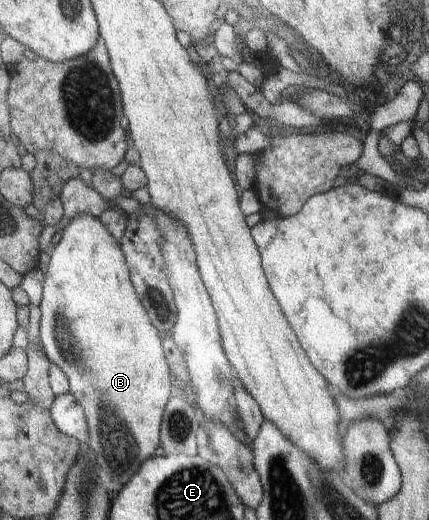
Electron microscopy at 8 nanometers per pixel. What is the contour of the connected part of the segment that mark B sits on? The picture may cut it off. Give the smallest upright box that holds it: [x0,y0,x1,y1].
[40,213,173,485]

